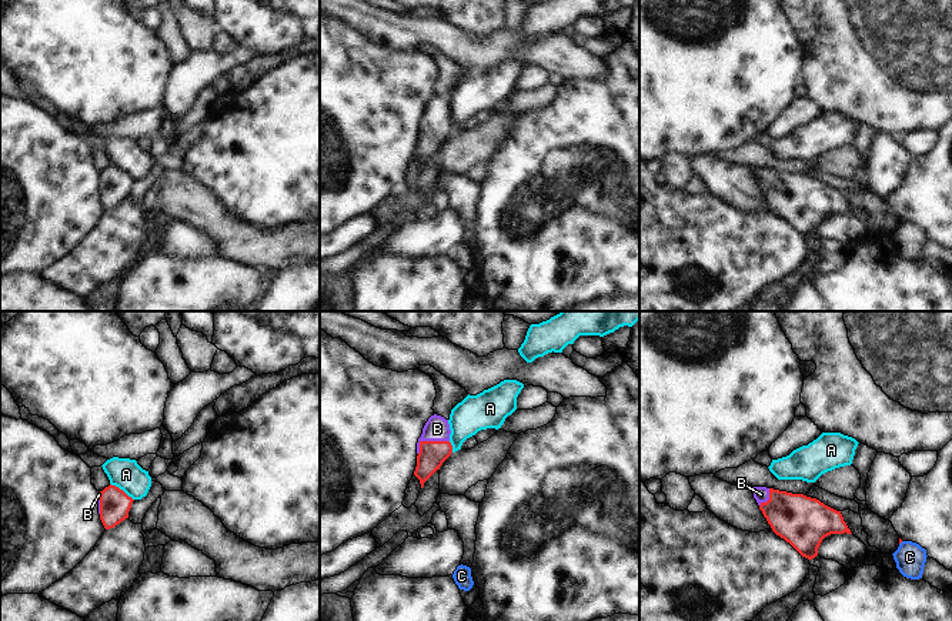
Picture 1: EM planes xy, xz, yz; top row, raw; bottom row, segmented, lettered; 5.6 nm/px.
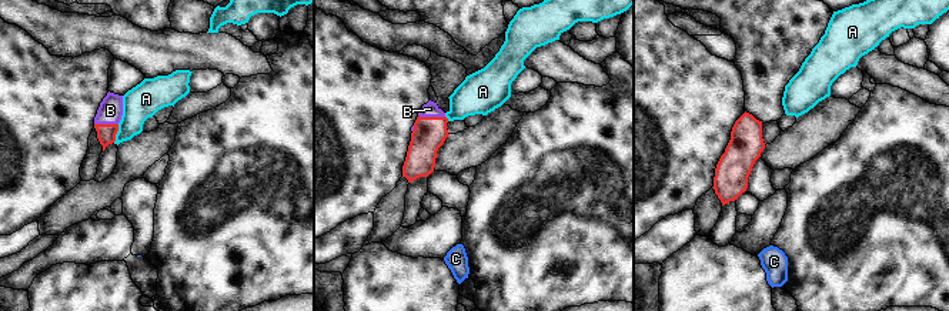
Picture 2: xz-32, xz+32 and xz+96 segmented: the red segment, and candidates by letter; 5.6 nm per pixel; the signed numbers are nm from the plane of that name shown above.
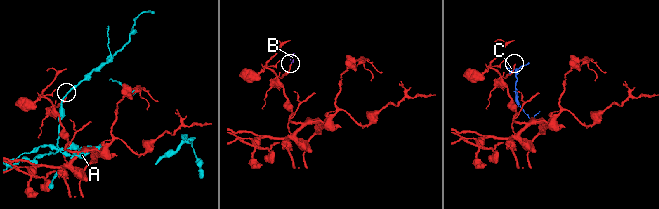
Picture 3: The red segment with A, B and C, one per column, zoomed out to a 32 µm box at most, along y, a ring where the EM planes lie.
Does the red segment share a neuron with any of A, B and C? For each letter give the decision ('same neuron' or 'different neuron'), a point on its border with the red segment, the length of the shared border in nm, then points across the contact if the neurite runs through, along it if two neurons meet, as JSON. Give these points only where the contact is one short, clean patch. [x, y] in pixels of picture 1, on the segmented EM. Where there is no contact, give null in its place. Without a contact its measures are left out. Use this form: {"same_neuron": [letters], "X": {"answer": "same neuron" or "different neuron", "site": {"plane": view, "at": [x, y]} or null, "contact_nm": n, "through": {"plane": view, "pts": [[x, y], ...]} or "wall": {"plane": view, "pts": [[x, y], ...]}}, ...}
{"same_neuron": ["B"], "A": {"answer": "different neuron", "site": {"plane": "xy", "at": [122, 490]}, "contact_nm": 170, "wall": {"plane": "xy", "pts": [[110, 483], [122, 488], [133, 500]]}}, "B": {"answer": "same neuron", "site": {"plane": "xz", "at": [428, 441]}, "contact_nm": 200, "through": {"plane": "xz", "pts": [[431, 456], [428, 441], [437, 428]]}}, "C": {"answer": "different neuron", "site": null}}

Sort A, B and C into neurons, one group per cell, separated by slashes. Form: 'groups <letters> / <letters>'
groups A / B / C

